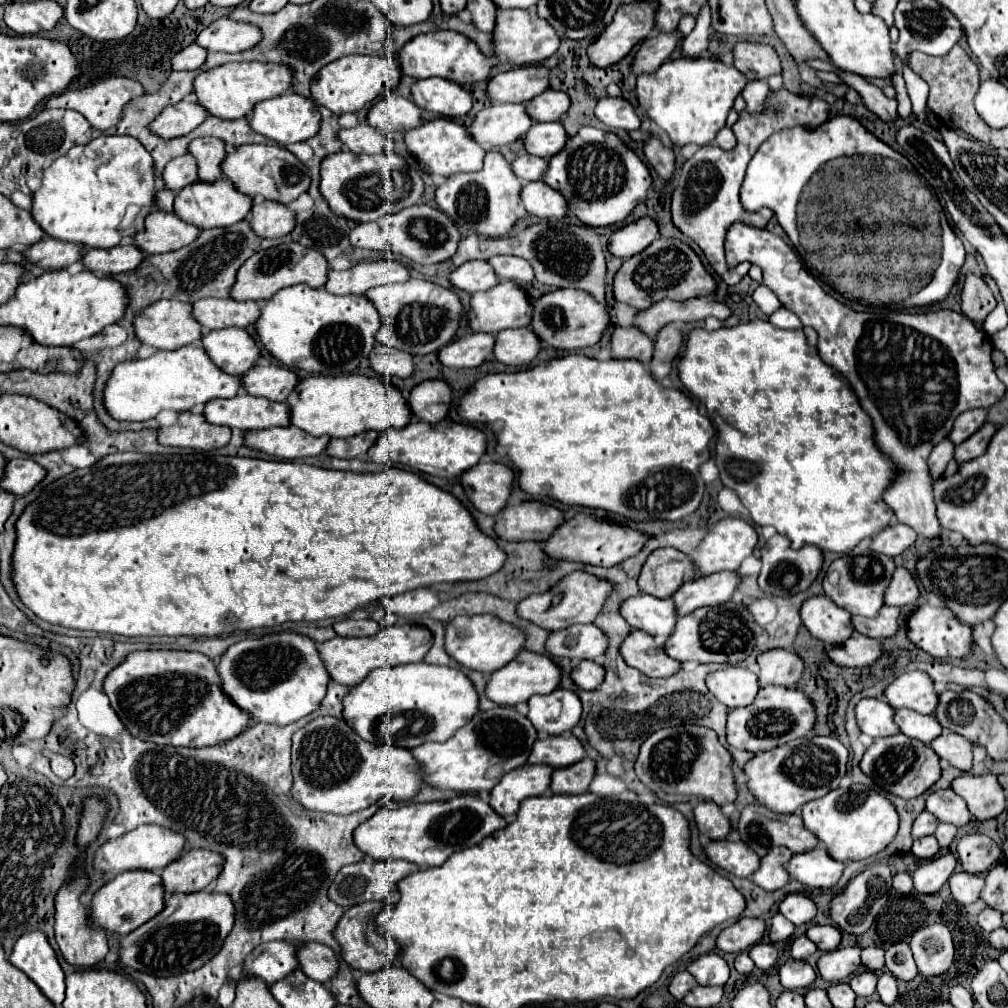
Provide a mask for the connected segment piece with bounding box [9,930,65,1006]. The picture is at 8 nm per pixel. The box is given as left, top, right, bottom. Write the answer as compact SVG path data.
M35 930L23 934L17 940L9 956L9 962L17 966L21 972L25 972L55 1006L63 1002L65 974L57 962L55 950L51 948L43 932Z

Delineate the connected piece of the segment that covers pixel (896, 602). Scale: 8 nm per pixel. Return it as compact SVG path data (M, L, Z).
M895 568L895 574L891 576L891 582L885 590L883 602L887 606L905 606L915 602L917 596L919 596L919 590L913 576L905 568Z

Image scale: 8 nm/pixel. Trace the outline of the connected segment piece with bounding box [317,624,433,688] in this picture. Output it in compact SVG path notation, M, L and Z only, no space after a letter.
M403 624L403 626L389 626L381 628L379 634L367 636L367 638L341 638L335 636L333 640L327 640L323 644L317 644L317 652L325 664L325 670L333 682L339 682L343 686L357 686L365 680L365 676L375 668L385 666L397 666L397 664L409 664L409 662L421 662L423 654L429 652L433 644L433 636L427 628L417 624Z

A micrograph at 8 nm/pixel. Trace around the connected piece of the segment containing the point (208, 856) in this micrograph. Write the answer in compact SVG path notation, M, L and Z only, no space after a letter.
M189 850L163 868L165 894L189 894L207 888L223 868L223 856L211 850Z

